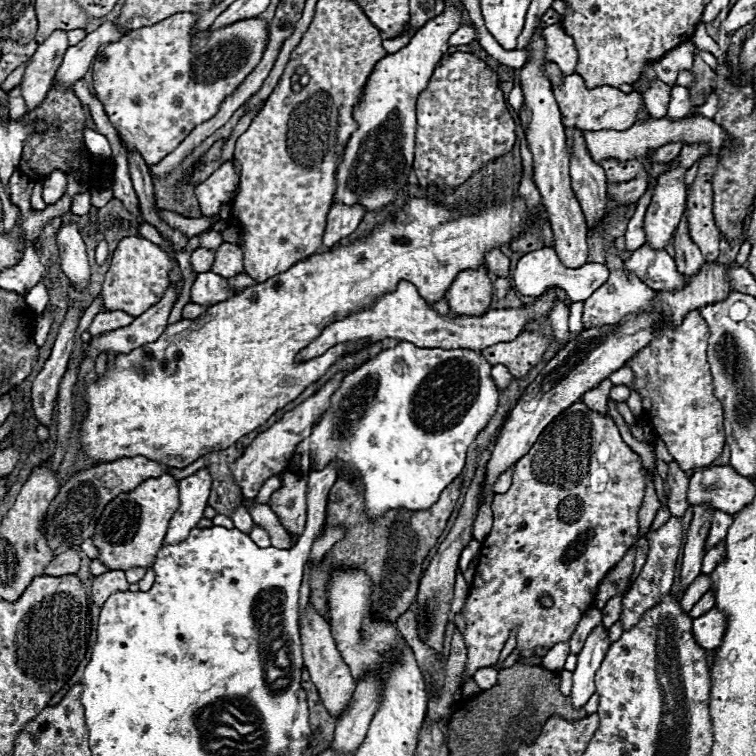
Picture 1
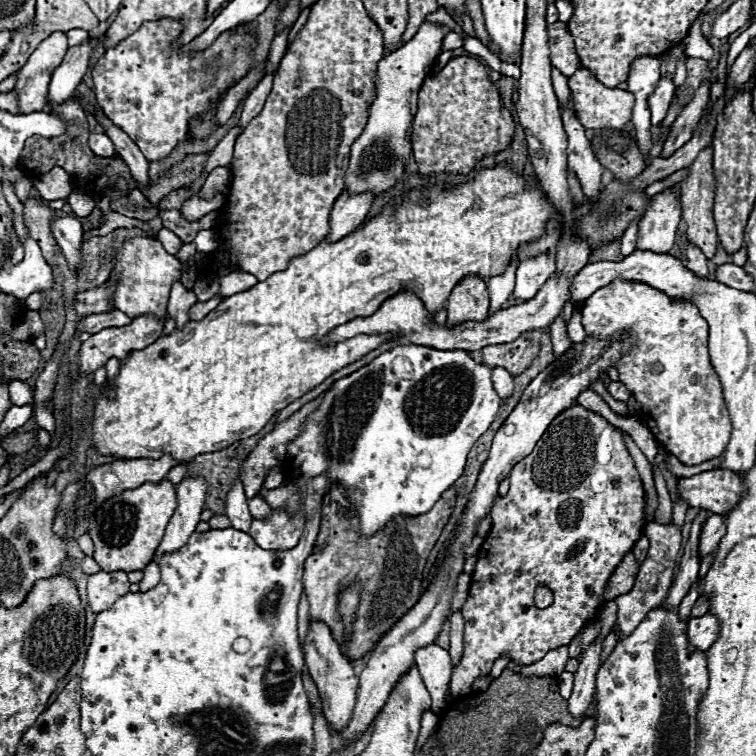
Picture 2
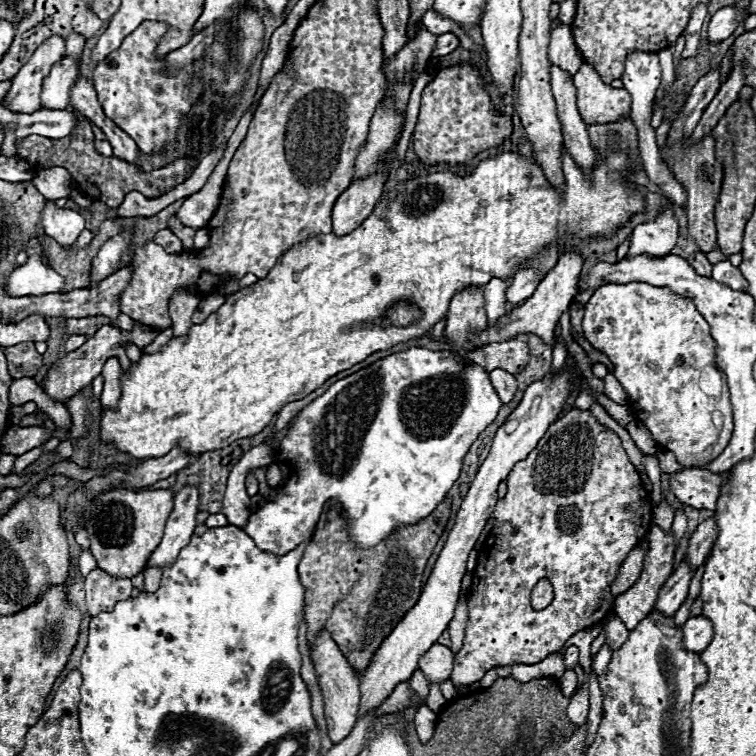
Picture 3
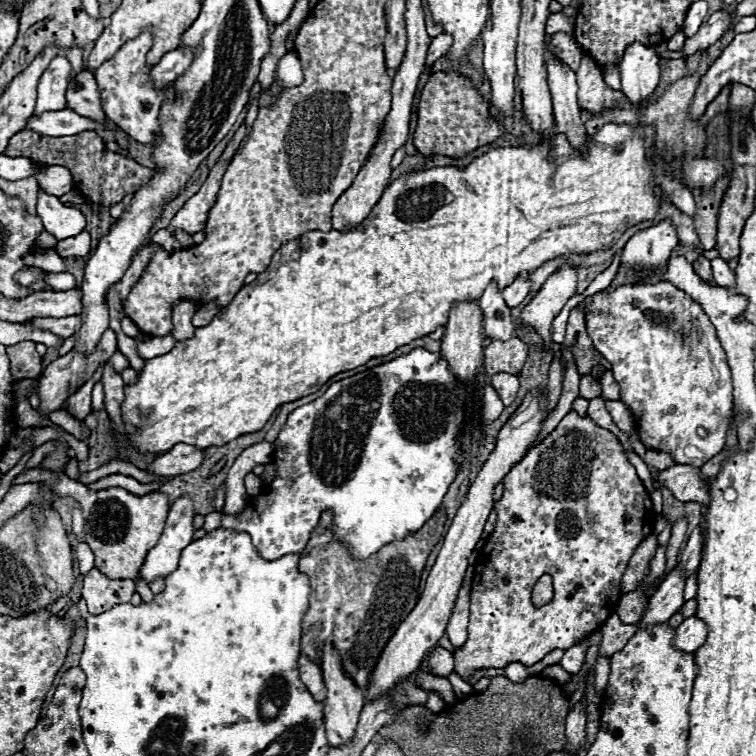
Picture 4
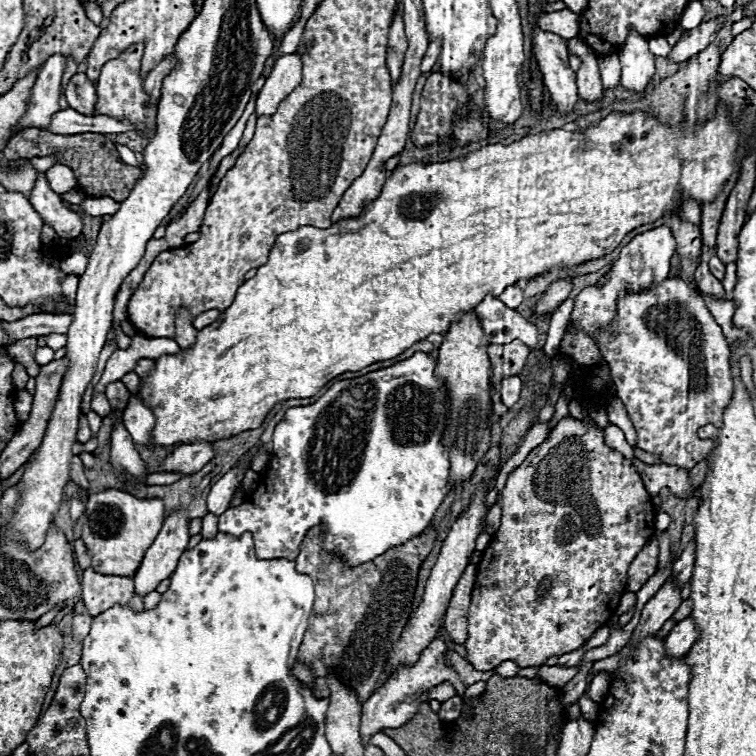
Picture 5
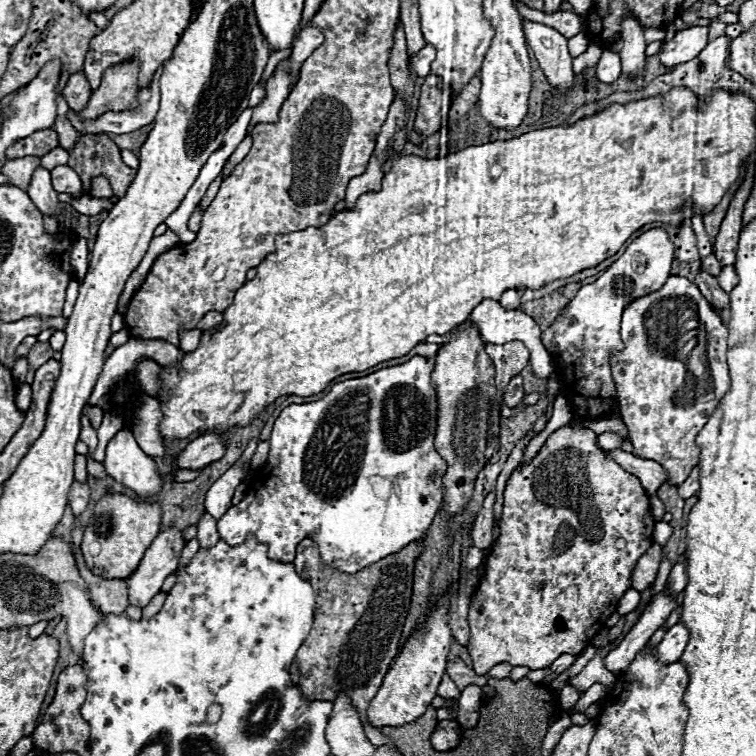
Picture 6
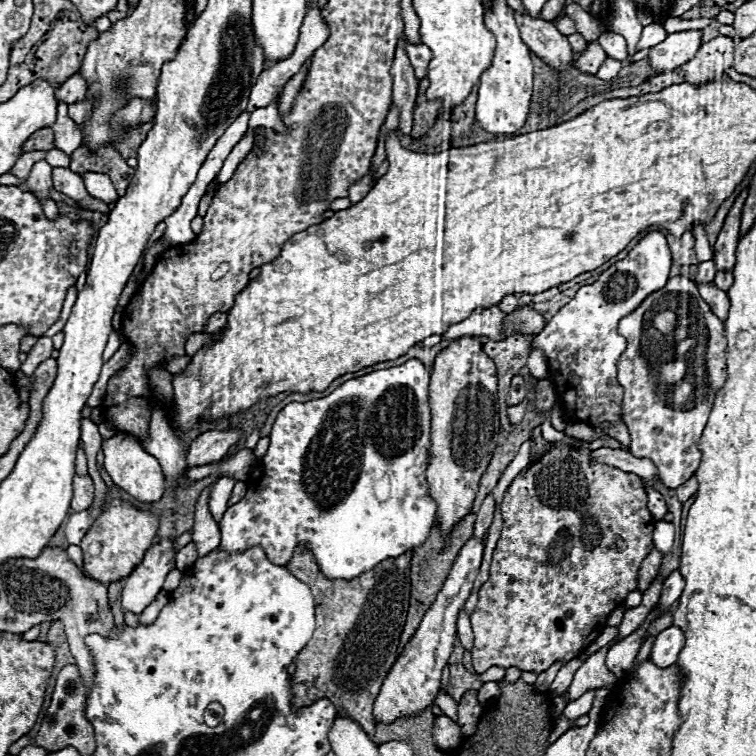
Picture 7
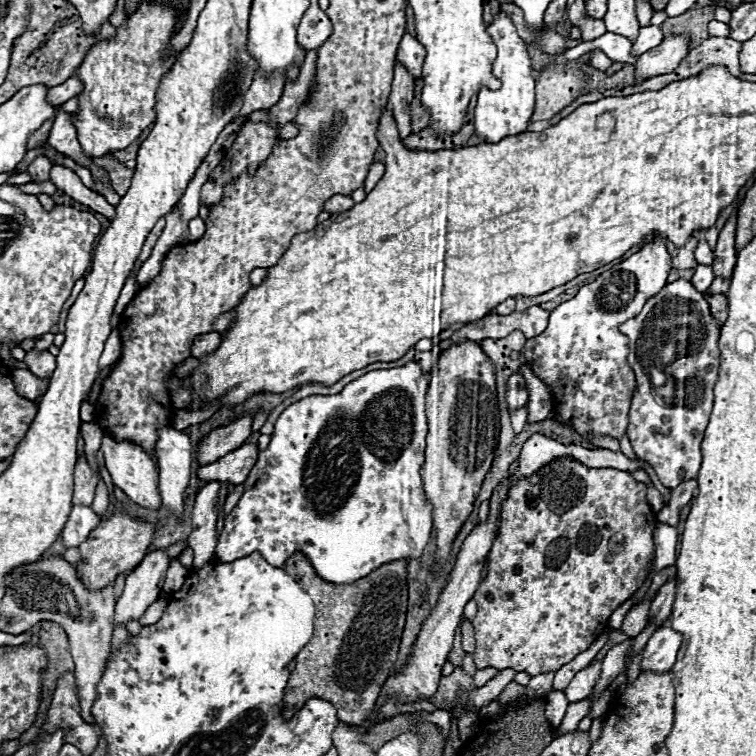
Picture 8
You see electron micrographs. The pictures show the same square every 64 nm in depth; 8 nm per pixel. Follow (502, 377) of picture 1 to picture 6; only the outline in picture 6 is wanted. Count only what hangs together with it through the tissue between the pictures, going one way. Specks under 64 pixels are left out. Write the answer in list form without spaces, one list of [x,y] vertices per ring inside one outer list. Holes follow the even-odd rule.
[[[514,376],[506,388],[506,394],[504,394],[504,404],[508,408],[514,408],[516,404],[520,404],[524,398],[524,390],[522,390],[522,376]]]

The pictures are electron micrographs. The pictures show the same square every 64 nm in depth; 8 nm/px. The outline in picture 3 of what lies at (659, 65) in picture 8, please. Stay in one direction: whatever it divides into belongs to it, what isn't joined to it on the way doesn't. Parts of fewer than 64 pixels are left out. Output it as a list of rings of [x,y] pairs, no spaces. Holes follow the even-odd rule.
[[[726,6],[726,8],[720,8],[712,18],[710,18],[710,24],[706,28],[706,36],[704,36],[704,42],[706,44],[712,44],[712,42],[720,42],[724,38],[728,38],[736,26],[742,24],[744,20],[744,10],[738,8],[738,6]]]

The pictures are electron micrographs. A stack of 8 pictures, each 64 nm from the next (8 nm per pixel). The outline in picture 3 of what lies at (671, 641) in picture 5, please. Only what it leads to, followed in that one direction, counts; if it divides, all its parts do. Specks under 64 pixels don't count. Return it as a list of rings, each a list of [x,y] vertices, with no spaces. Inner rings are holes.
[[[694,616],[694,618],[688,618],[688,622],[682,626],[682,644],[688,652],[702,652],[710,640],[712,640],[712,622],[708,618],[702,618],[702,616]]]

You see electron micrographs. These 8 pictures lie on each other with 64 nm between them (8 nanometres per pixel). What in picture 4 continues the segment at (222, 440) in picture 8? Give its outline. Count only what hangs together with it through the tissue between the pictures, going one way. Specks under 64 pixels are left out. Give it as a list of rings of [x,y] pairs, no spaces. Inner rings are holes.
[[[176,444],[164,456],[156,458],[150,464],[148,472],[156,476],[178,476],[178,472],[190,472],[190,468],[198,468],[198,464],[202,464],[202,456],[202,448],[194,448],[190,444]]]

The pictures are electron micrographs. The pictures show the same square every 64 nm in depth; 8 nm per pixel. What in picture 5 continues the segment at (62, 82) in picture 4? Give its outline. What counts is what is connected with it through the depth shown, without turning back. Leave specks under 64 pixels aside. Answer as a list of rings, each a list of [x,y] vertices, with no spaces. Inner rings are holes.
[[[60,54],[50,56],[44,66],[38,72],[38,78],[34,82],[30,102],[26,106],[26,112],[22,120],[14,126],[12,136],[18,132],[24,132],[28,128],[48,128],[52,114],[56,114],[58,108],[58,98],[60,98],[60,82],[62,82],[62,72],[66,68],[66,58]]]

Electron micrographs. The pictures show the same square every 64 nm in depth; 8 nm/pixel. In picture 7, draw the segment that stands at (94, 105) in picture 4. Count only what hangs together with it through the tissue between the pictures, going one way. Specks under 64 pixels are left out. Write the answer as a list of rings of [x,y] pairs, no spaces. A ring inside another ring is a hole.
[[[74,74],[70,76],[64,84],[60,84],[56,90],[54,90],[54,96],[58,102],[80,102],[84,100],[84,94],[86,94],[86,82],[80,74]]]

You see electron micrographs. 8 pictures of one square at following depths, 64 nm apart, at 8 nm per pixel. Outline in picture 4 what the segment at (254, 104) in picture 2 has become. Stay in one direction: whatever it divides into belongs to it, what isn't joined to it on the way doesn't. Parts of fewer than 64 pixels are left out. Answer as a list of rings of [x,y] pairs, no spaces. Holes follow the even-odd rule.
[[[242,124],[238,134],[234,136],[234,140],[230,142],[230,146],[224,150],[224,154],[220,156],[220,160],[216,162],[216,166],[210,170],[208,174],[208,180],[200,186],[200,190],[184,204],[184,208],[172,218],[170,226],[166,228],[172,236],[176,236],[176,230],[184,230],[188,234],[194,234],[194,232],[200,232],[206,224],[206,214],[208,210],[212,208],[212,204],[216,202],[216,194],[220,190],[220,182],[222,182],[222,176],[226,172],[226,166],[228,166],[228,160],[234,156],[238,144],[242,142],[246,134],[246,126]]]

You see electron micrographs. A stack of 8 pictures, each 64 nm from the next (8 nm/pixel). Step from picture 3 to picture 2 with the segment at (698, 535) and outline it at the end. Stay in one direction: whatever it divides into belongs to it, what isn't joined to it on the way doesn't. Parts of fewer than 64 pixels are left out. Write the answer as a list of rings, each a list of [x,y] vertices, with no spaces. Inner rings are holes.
[[[712,514],[700,532],[700,542],[698,542],[698,556],[704,558],[708,554],[712,554],[720,542],[720,538],[724,536],[726,528],[724,528],[724,518],[720,514]]]

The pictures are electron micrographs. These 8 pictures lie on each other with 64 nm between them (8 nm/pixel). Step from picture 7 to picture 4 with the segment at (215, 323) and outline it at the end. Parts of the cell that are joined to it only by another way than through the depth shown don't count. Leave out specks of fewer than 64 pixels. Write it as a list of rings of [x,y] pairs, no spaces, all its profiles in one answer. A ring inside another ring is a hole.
[[[206,304],[206,306],[202,306],[196,314],[194,314],[194,318],[192,318],[192,324],[196,326],[196,328],[202,328],[202,326],[206,326],[206,324],[210,324],[210,320],[218,314],[218,306],[216,304]]]

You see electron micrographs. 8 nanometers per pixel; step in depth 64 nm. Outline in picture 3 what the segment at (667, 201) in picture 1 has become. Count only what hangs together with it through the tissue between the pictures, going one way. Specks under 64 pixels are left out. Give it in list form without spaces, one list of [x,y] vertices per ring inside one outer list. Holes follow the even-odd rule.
[[[666,208],[654,222],[646,222],[634,228],[630,248],[626,256],[668,256],[676,246],[678,222],[670,208]]]

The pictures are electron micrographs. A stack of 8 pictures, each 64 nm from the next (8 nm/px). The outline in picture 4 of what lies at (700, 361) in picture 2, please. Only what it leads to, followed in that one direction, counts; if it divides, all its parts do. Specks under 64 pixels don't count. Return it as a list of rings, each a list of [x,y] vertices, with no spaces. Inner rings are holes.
[[[670,282],[648,284],[648,290],[614,290],[610,294],[598,292],[594,294],[594,304],[586,318],[586,330],[594,348],[612,364],[614,380],[620,386],[620,400],[632,412],[642,444],[648,450],[670,454],[676,464],[700,468],[724,448],[734,408],[734,386],[726,364],[726,352],[716,336],[714,324],[710,324],[710,318],[696,300],[692,300],[690,318],[690,300],[692,298],[686,296],[686,292]],[[700,426],[710,430],[706,438],[696,434]]]

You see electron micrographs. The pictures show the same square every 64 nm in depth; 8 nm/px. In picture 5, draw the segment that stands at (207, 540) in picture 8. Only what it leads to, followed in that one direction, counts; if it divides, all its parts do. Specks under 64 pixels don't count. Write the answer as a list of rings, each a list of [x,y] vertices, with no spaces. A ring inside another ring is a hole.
[[[204,516],[202,518],[202,538],[208,540],[210,536],[216,536],[218,534],[218,516]]]

